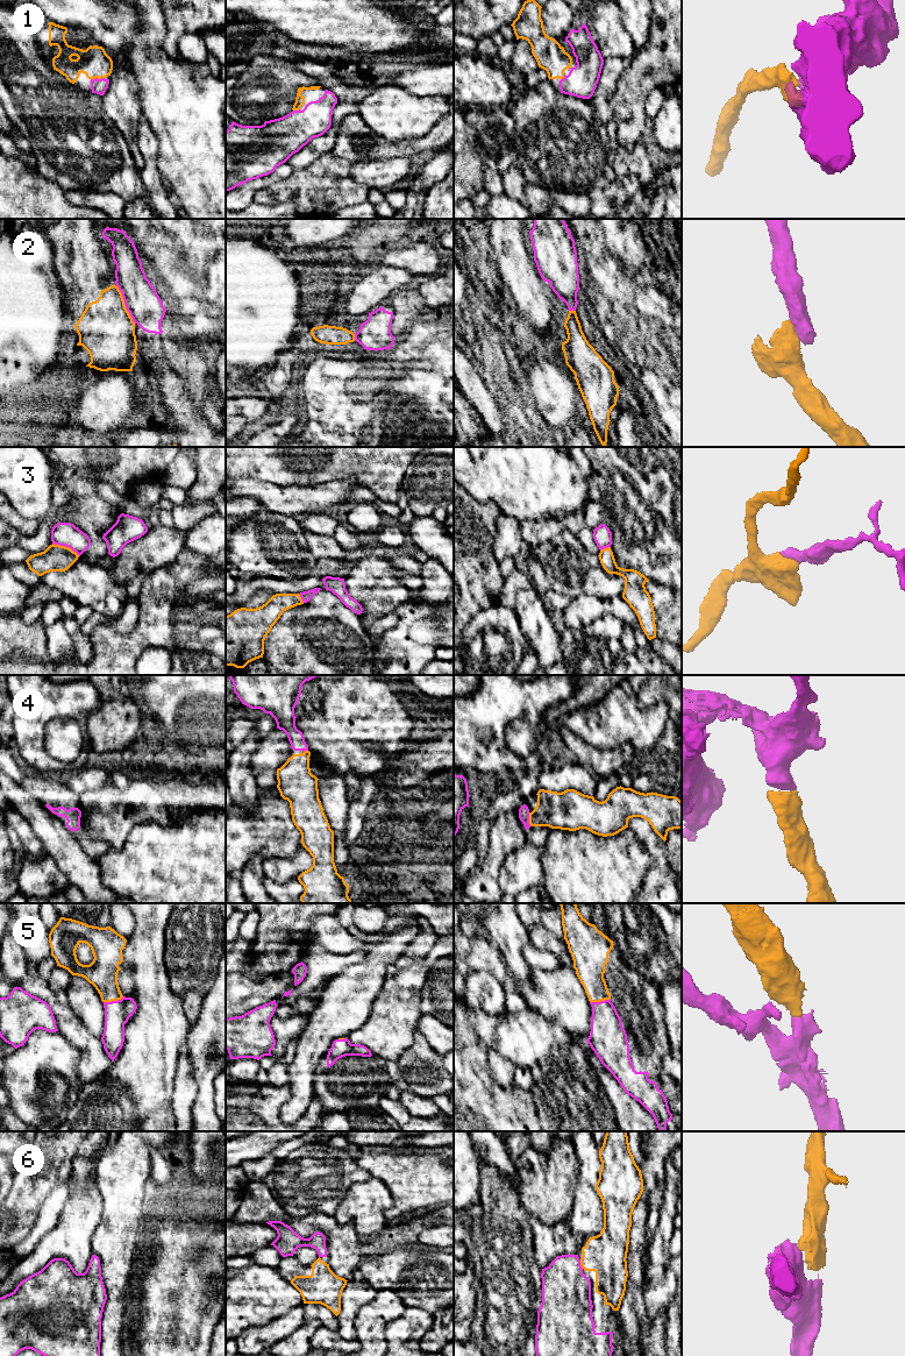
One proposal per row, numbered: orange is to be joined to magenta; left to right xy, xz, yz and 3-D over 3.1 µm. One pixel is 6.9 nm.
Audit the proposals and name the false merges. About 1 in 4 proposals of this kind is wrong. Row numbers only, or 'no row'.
2, 3

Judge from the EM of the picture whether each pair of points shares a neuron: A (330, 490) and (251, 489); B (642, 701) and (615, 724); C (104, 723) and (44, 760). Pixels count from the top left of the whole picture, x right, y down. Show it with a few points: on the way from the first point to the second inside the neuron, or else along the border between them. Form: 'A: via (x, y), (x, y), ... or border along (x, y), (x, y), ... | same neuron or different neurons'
A: via (311, 496), (271, 495) | same neuron
B: border along (664, 701), (648, 707), (639, 707), (635, 703) | different neurons
C: border along (88, 715), (84, 729) | different neurons

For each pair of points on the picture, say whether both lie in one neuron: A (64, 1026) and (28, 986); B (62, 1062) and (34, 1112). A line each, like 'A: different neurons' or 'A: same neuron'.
A: same neuron
B: same neuron

